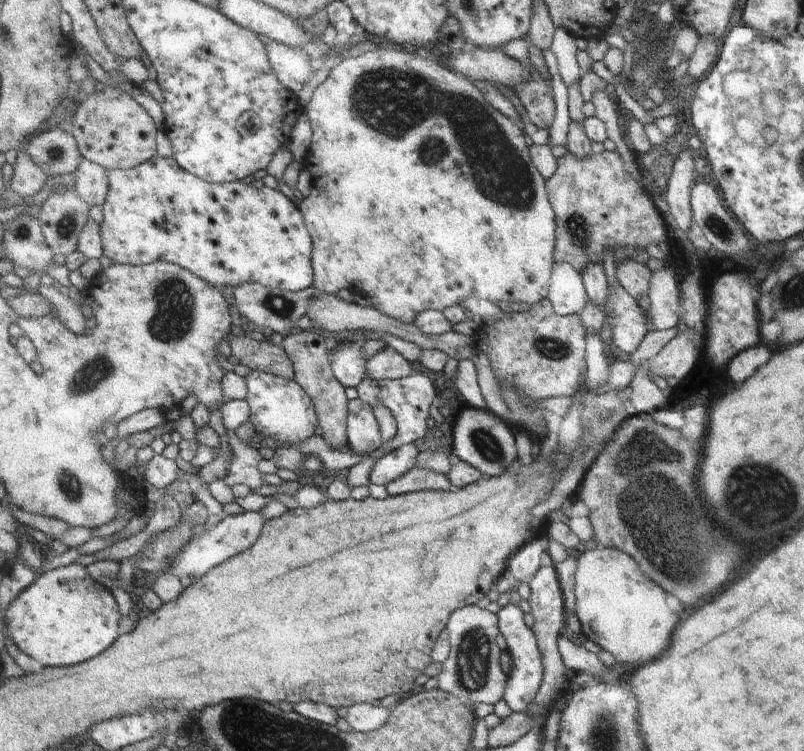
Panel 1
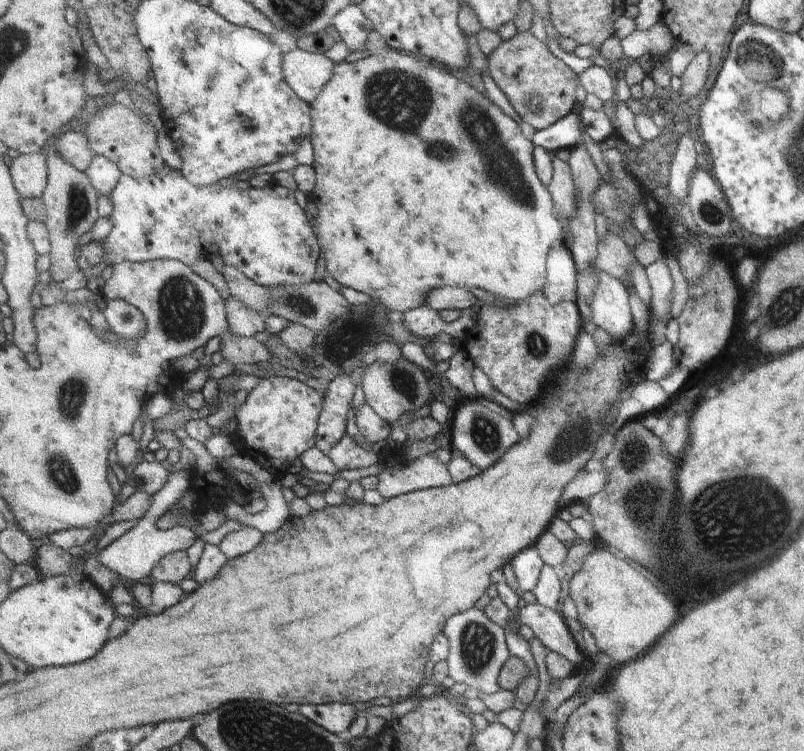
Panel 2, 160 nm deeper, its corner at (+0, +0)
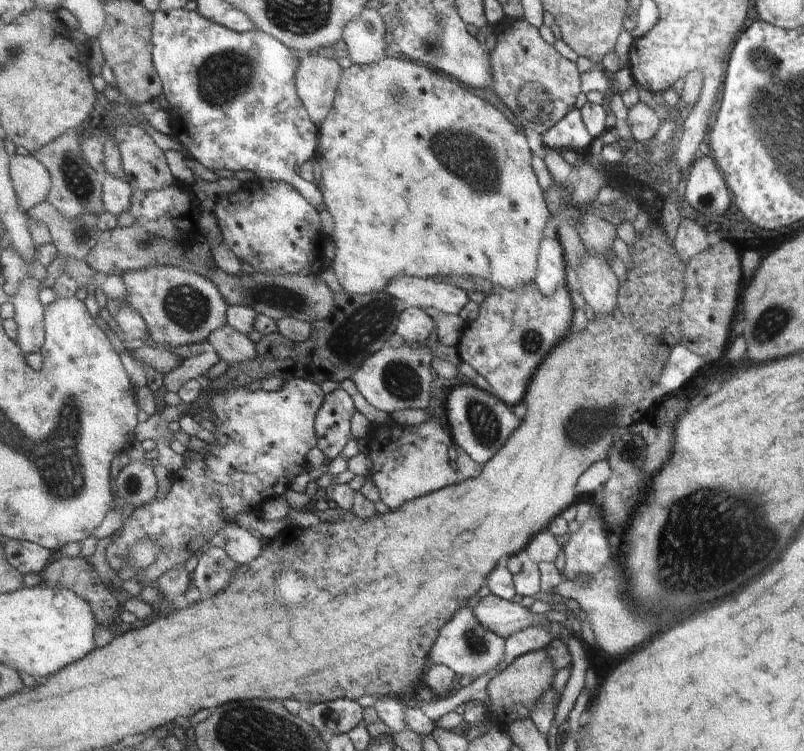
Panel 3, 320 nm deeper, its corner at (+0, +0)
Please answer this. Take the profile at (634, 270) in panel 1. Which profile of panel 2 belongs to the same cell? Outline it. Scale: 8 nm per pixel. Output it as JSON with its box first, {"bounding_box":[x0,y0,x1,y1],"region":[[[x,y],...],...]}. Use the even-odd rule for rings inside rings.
{"bounding_box":[594,231,635,284],"region":[[[607,231],[606,235],[598,240],[598,253],[594,260],[596,270],[605,271],[627,284],[630,280],[630,266],[635,261],[630,246],[618,234]]]}

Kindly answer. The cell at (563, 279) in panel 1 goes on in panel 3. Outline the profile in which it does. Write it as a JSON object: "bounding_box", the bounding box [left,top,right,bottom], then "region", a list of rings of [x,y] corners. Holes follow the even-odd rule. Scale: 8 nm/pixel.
{"bounding_box":[535,235,567,297],"region":[[[553,235],[545,236],[542,240],[538,261],[540,267],[535,282],[544,295],[550,297],[558,288],[567,288],[565,254],[559,240]]]}

